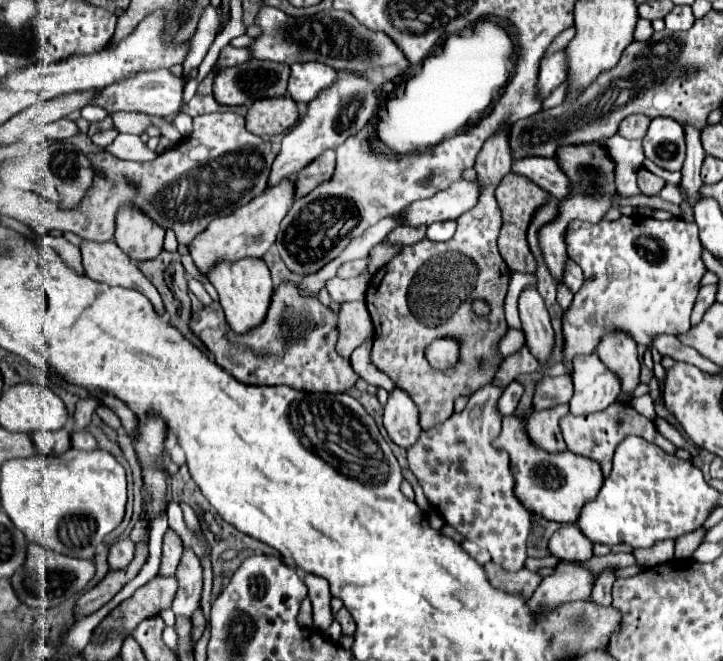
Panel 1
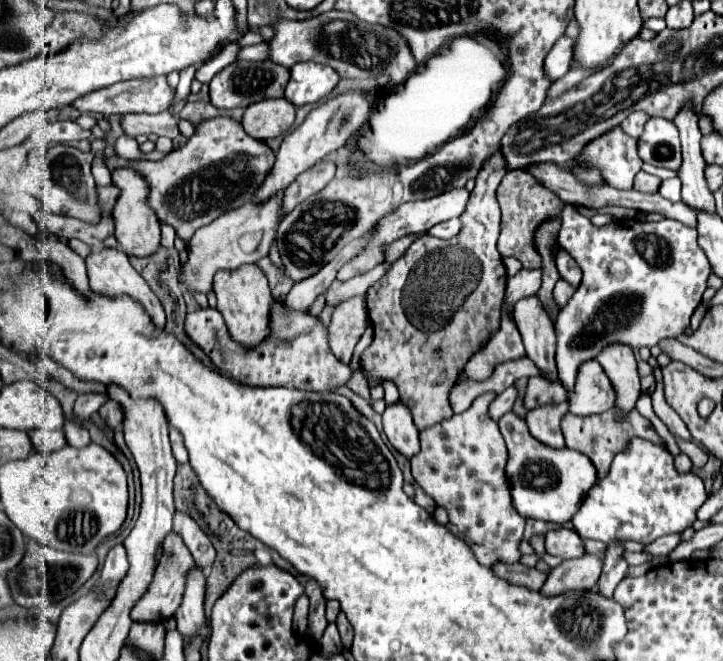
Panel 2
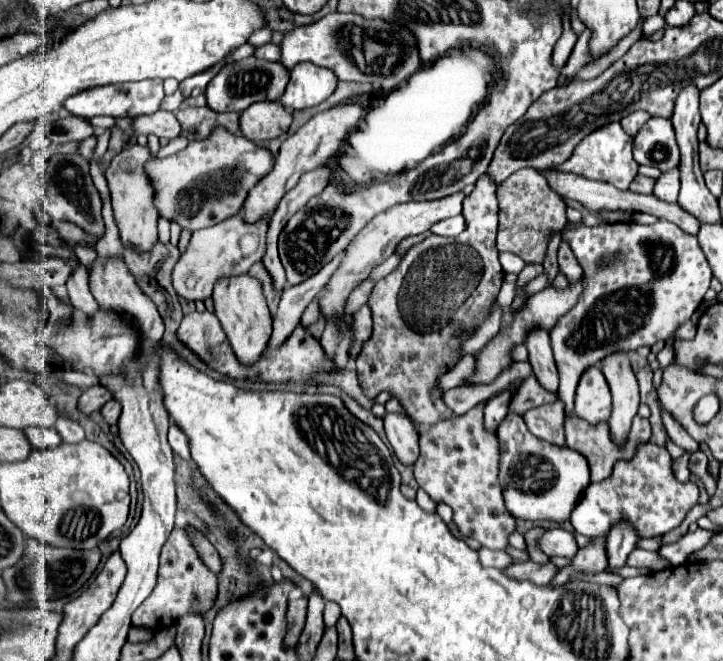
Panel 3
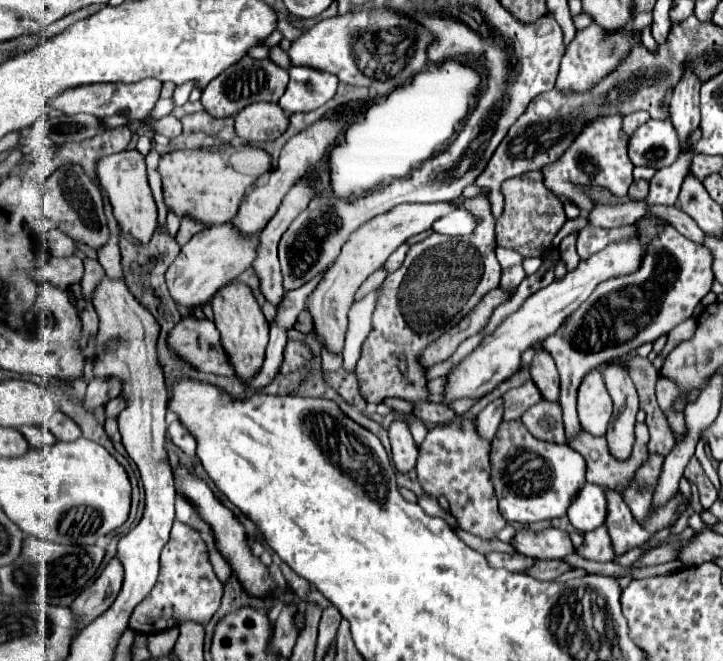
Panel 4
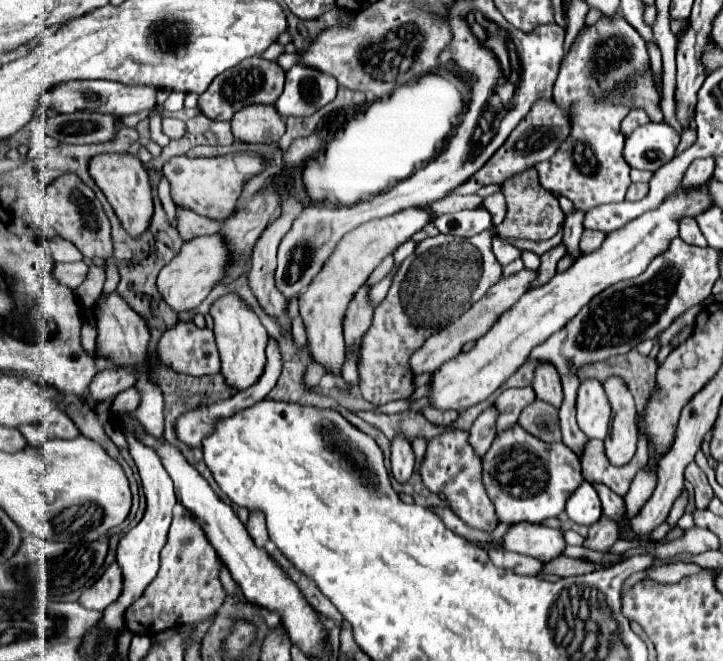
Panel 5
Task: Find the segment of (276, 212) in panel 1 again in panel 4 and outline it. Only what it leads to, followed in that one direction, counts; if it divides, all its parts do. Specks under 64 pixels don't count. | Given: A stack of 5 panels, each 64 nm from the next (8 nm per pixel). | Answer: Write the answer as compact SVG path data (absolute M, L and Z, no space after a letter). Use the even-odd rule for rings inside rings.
M232 222L222 226L212 226L194 234L192 240L182 248L182 252L166 272L166 284L172 298L178 304L184 304L190 308L206 304L208 300L212 300L214 292L220 286L232 282L248 266L252 266L252 260L256 260L258 246L260 246L260 232L254 232L254 234L240 232Z

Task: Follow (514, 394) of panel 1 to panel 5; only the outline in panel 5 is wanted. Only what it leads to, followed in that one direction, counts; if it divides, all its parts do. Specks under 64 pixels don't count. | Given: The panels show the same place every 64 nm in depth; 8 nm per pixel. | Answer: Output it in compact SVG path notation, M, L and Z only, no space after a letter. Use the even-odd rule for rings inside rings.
M486 408L470 428L470 444L474 446L476 454L480 456L486 454L494 436L496 436L496 410Z

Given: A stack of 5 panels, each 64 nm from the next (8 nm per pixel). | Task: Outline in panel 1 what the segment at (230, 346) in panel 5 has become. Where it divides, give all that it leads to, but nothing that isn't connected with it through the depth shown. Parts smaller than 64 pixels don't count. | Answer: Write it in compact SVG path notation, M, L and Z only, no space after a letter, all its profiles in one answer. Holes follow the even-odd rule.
M262 258L260 260L238 260L236 264L224 264L220 260L220 264L216 264L212 272L208 272L208 280L218 290L226 320L234 332L248 332L250 328L254 328L256 324L264 320L274 286L272 286L270 270Z

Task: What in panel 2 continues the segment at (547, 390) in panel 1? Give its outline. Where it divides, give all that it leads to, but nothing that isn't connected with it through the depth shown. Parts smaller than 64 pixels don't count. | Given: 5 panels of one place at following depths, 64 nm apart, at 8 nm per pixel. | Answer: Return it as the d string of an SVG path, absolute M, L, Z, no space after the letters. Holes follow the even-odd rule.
M534 376L528 382L528 392L524 398L524 406L534 410L546 404L560 404L568 400L568 388L560 384L560 380L544 380L544 376Z

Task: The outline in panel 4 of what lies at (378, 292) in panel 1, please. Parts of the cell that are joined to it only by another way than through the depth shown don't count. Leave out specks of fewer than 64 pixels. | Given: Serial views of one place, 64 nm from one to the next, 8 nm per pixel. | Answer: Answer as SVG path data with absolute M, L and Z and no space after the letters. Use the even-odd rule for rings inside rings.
M486 194L464 198L464 210L472 216L480 216L474 232L460 242L446 242L446 236L432 234L426 240L410 246L404 264L386 276L378 288L380 296L372 316L372 332L362 344L362 356L356 364L356 378L360 394L370 404L380 404L384 398L402 398L414 404L412 414L424 422L444 424L456 418L454 410L444 404L428 402L428 378L426 368L420 364L420 352L442 336L448 328L456 326L490 290L500 284L500 264L496 260L496 238L492 204Z

